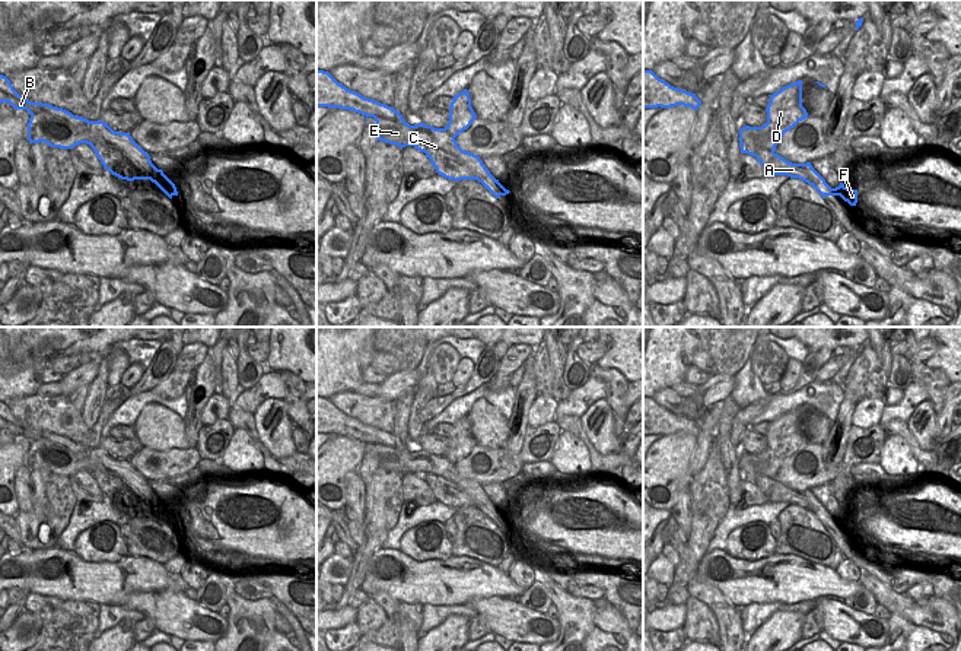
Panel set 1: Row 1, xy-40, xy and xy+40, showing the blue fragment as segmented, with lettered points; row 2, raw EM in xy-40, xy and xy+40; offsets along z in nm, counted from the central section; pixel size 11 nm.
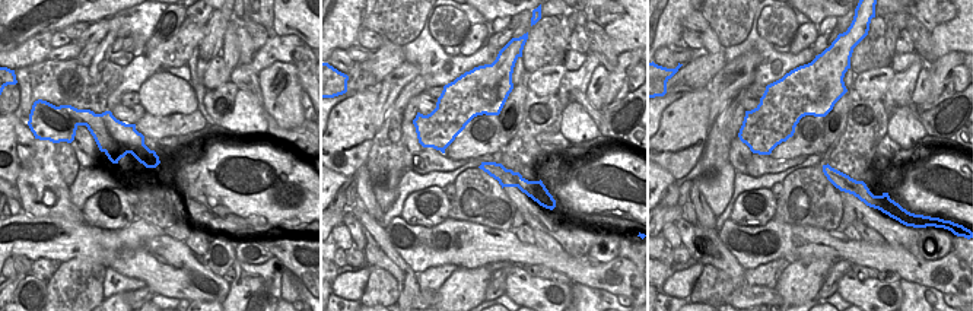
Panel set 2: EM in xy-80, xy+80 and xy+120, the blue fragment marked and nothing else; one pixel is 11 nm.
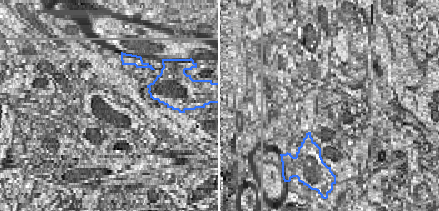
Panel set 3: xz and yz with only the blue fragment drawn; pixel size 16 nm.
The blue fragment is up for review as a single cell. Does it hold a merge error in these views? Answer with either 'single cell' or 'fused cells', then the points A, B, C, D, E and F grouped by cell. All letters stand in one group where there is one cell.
fused cells; groups A B C E F / D

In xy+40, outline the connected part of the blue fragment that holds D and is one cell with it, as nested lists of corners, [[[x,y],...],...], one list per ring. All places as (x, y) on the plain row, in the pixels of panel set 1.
[[[802,407],[790,410],[769,423],[767,450],[754,455],[745,452],[739,458],[741,480],[755,483],[758,476],[774,479],[783,461],[808,445],[808,439],[802,434]]]

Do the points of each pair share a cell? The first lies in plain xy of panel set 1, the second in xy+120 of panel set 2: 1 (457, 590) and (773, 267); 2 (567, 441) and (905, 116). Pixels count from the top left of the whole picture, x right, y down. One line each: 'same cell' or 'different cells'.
1: different cells
2: same cell

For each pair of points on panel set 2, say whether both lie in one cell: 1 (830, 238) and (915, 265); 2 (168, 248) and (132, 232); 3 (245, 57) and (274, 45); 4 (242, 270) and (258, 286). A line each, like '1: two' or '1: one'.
1: one
2: two
3: two
4: one

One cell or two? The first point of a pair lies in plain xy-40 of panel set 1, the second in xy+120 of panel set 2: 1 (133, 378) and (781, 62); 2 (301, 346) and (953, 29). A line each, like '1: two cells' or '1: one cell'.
1: two cells
2: one cell

